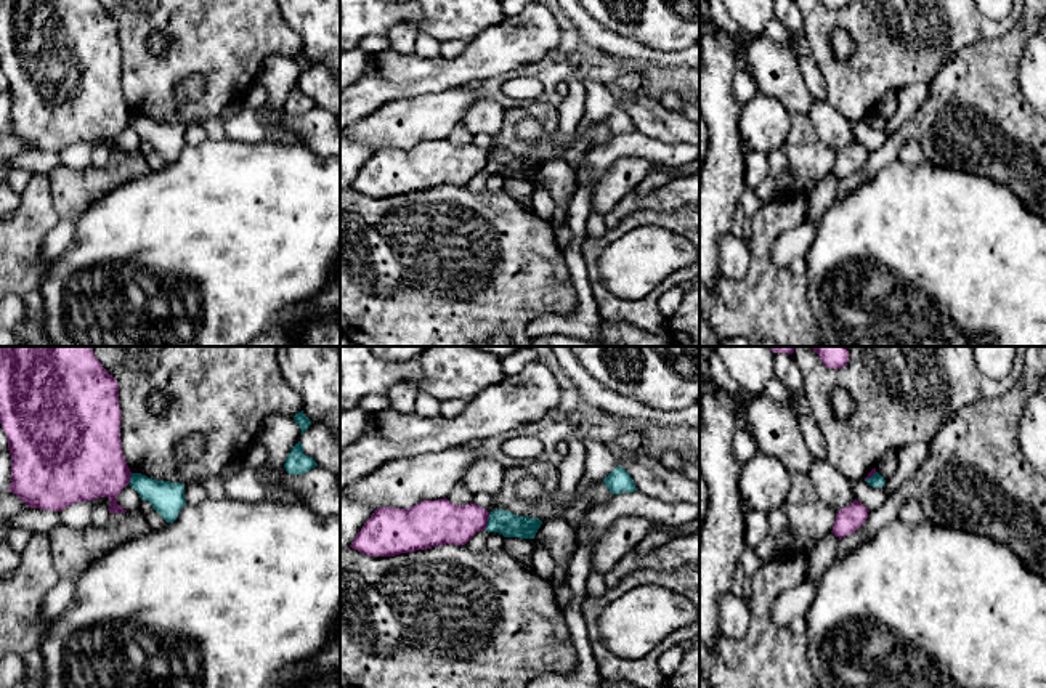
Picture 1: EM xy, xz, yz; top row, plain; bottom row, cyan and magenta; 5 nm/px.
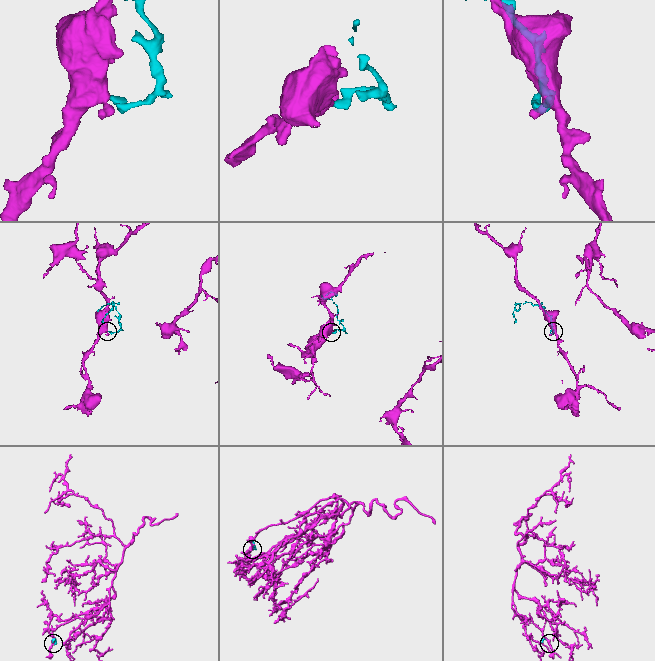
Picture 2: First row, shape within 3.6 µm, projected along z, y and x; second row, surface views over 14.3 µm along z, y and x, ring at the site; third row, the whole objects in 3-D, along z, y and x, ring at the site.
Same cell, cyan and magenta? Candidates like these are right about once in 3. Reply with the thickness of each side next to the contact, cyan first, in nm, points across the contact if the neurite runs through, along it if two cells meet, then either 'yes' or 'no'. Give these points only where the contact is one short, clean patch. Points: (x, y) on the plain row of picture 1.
120 nm thick on the cyan side, 220 nm on the other; border along xz (490, 154), (485, 169); no

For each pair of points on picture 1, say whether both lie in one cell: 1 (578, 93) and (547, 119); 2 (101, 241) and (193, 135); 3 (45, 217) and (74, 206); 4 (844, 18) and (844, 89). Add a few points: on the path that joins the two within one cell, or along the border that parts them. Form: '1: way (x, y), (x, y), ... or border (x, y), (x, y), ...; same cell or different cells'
1: border (555, 108), (557, 132), (554, 137), (567, 143); different cells
2: border (206, 137), (194, 145), (186, 145); different cells
3: border (47, 175), (52, 204), (61, 218); different cells
4: way (862, 36), (862, 71); same cell

